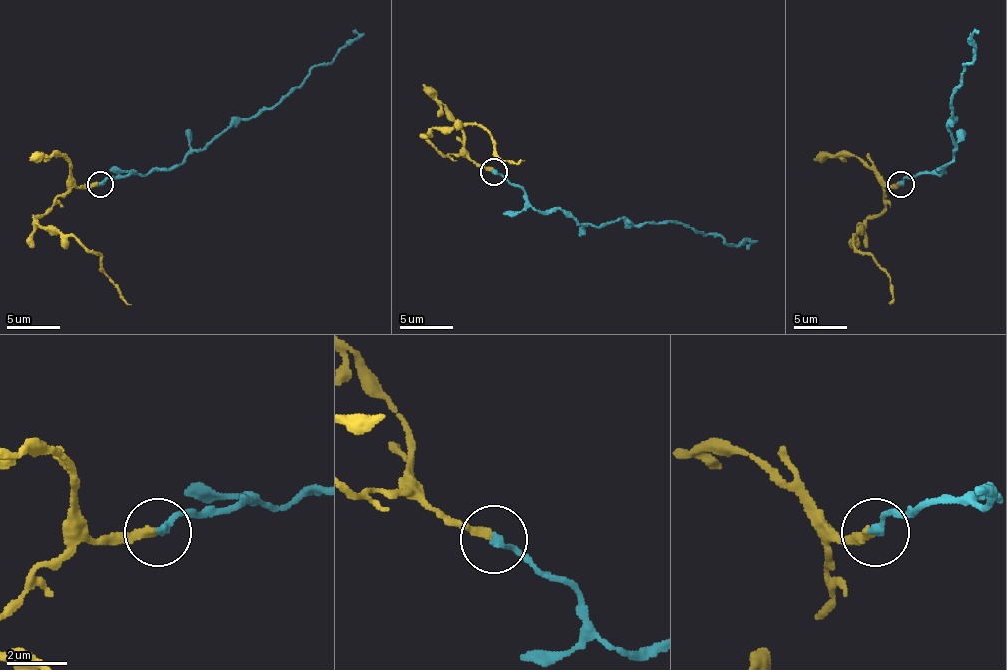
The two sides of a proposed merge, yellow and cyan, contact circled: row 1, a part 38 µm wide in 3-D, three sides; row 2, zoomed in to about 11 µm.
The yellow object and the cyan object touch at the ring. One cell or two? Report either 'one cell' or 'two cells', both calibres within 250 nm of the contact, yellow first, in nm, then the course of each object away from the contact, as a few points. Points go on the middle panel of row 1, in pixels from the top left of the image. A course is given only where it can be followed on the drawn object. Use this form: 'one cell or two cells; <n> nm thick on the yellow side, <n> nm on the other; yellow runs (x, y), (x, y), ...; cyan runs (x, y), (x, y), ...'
two cells; 280 nm thick on the yellow side, 240 nm on the other; yellow runs (492, 171), (465, 157), (443, 154), (427, 136), (435, 128), (481, 125), (500, 157), (513, 162), (524, 160); cyan runs (494, 171), (524, 192), (537, 211), (561, 208), (580, 224), (681, 221), (727, 243), (748, 245)

